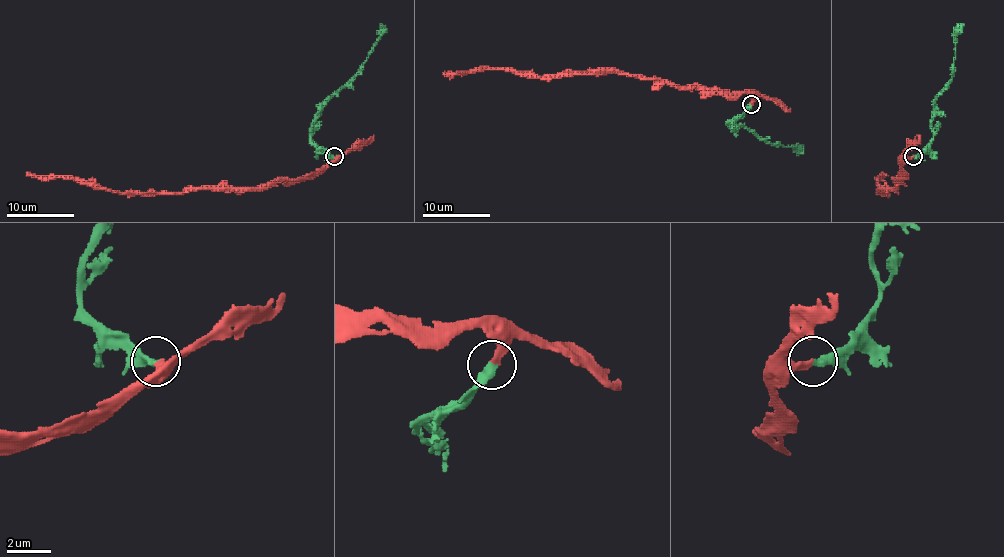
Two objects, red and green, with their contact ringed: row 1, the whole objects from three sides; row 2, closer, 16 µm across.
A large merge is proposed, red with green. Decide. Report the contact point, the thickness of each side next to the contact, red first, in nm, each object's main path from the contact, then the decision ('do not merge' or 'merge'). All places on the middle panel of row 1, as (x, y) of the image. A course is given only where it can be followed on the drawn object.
at (751, 104); 300 nm thick on the red side, 400 nm on the other; red runs (751, 105), (748, 93), (692, 88), (625, 74), (529, 76), (503, 69), (443, 74); green runs (751, 105), (727, 125), (743, 125), (775, 145), (797, 147), (797, 155); merge

